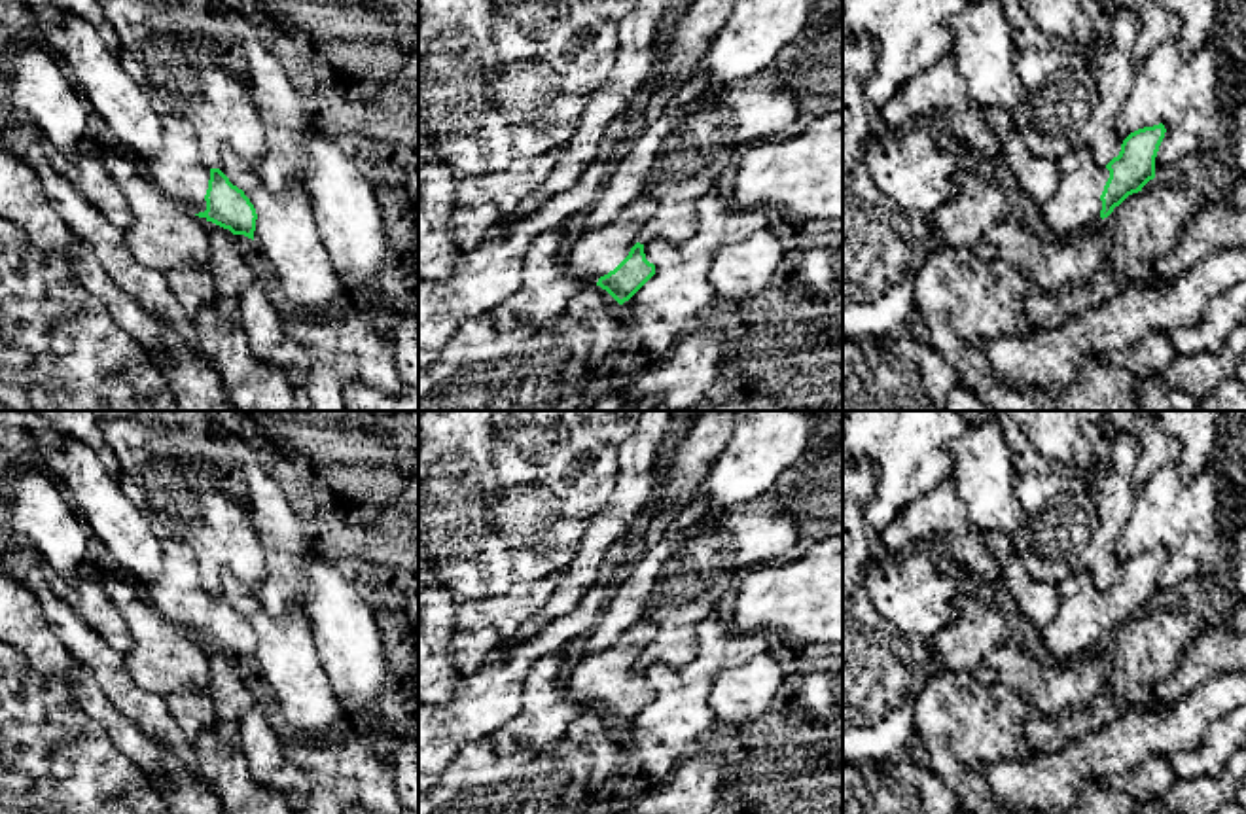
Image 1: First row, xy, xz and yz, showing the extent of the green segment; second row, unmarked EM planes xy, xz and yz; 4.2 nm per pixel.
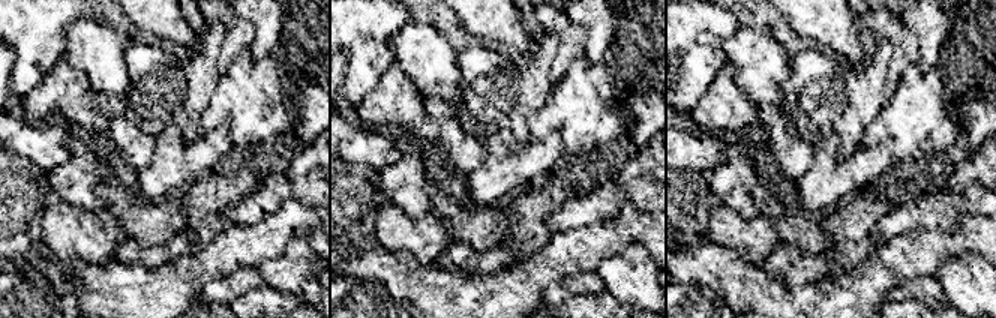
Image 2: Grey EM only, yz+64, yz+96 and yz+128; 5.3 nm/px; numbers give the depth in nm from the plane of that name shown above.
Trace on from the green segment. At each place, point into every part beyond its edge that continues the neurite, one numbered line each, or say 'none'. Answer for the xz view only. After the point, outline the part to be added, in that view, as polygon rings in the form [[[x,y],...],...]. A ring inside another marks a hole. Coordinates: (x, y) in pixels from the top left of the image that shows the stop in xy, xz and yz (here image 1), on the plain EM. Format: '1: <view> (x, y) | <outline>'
1: xz (597, 676) | [[[642,617],[629,627],[610,647],[600,653],[579,657],[566,678],[566,691],[587,708],[614,695],[638,666],[638,657],[653,642],[661,628],[655,617]]]

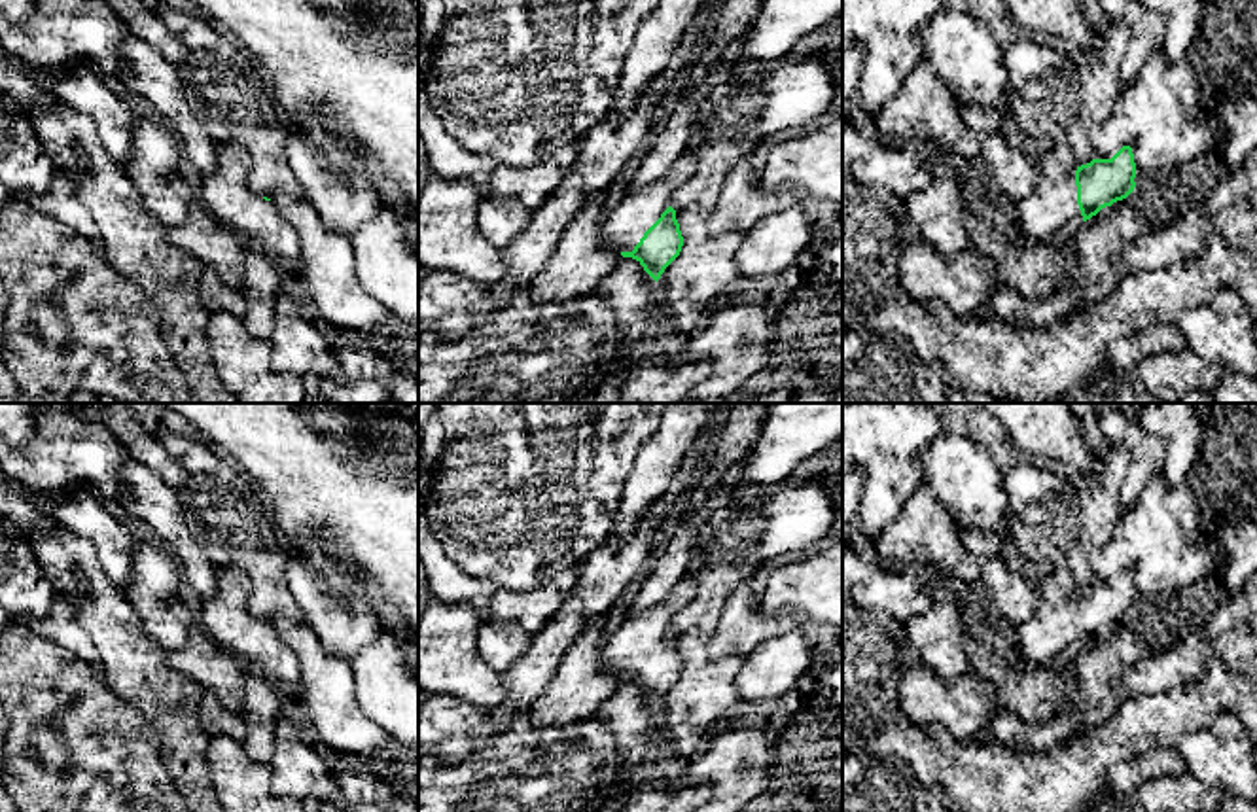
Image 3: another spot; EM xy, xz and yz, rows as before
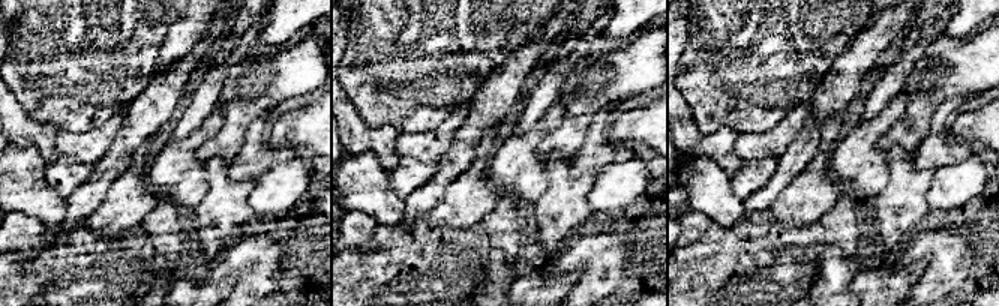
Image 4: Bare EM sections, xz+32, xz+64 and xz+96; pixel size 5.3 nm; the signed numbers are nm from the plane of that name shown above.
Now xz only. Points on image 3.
1: xz (623, 652) | [[[683,577],[668,596],[625,623],[606,638],[602,662],[619,676],[632,676],[644,657],[670,630],[674,615],[695,596],[695,581]]]

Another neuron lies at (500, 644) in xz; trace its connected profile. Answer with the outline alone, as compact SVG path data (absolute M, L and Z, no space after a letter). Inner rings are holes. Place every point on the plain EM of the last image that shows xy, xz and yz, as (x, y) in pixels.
M513 621L481 623L477 651L487 666L502 674L524 655L530 642L532 634Z

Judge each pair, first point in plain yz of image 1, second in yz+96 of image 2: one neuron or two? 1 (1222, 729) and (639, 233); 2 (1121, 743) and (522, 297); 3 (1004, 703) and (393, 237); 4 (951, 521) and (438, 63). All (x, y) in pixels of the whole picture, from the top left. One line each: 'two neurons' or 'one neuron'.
1: two neurons
2: one neuron
3: one neuron
4: two neurons

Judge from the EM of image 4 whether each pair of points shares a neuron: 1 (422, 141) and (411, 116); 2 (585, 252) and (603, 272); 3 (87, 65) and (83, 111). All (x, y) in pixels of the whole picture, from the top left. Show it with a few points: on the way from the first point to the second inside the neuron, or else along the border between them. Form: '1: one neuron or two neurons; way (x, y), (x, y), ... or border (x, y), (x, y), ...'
1: two neurons; border (449, 114), (428, 131), (398, 132)
2: one neuron; way (590, 257), (600, 267)
3: one neuron; way (83, 77), (83, 99)

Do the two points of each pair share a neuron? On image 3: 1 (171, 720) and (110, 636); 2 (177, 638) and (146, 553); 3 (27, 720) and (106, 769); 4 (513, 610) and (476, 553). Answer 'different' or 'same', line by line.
1: same
2: same
3: same
4: different

